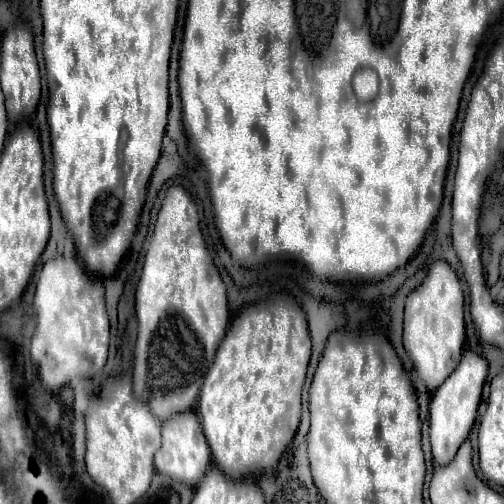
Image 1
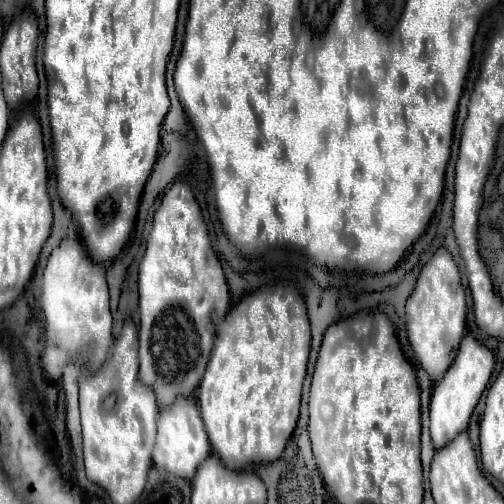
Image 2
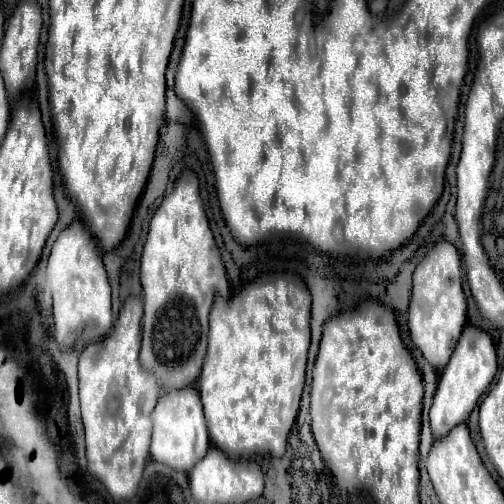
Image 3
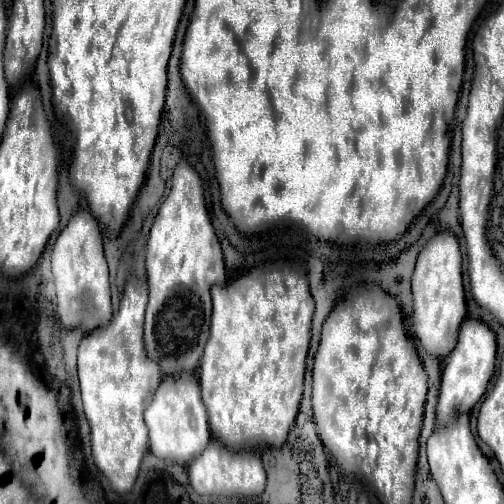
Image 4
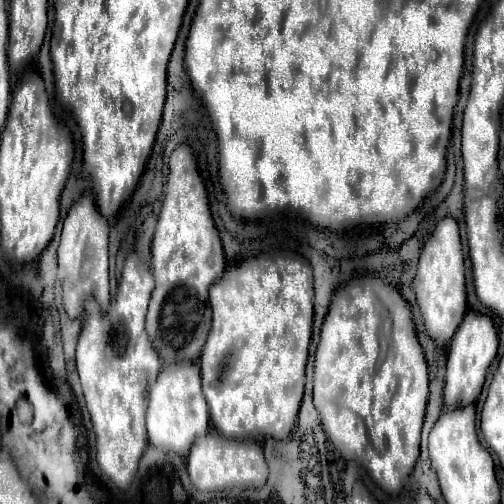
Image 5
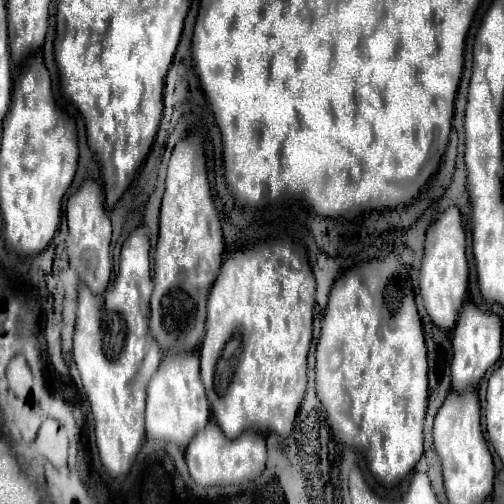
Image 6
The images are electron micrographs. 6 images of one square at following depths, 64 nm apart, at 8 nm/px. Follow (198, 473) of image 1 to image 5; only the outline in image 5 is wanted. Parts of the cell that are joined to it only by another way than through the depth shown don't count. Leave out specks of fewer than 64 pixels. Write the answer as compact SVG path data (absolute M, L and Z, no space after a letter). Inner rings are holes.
M168 364L168 368L160 370L156 382L150 386L146 428L150 444L180 456L188 456L194 440L208 432L210 416L202 394L198 364Z

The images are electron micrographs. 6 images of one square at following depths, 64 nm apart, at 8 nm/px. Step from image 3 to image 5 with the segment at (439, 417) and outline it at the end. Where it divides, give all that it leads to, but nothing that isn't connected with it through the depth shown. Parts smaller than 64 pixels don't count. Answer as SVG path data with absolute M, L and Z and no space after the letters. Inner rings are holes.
M468 310L456 336L452 336L450 354L448 354L448 370L446 370L446 386L444 386L444 408L460 408L474 402L482 390L486 380L486 372L498 354L498 330L494 320L486 314Z

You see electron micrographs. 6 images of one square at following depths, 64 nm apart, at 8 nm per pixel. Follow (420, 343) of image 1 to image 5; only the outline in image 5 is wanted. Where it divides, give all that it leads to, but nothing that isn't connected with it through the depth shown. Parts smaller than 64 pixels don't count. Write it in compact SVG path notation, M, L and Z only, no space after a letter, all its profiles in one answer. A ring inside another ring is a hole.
M444 216L430 240L424 244L418 272L414 278L416 288L416 300L424 316L426 332L432 340L438 344L448 344L454 336L458 324L462 322L462 316L466 312L466 280L464 280L464 252L462 252L462 240L460 240L460 228L454 216Z

